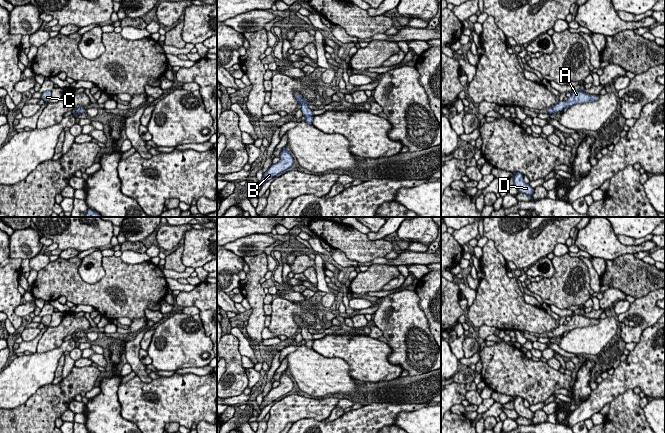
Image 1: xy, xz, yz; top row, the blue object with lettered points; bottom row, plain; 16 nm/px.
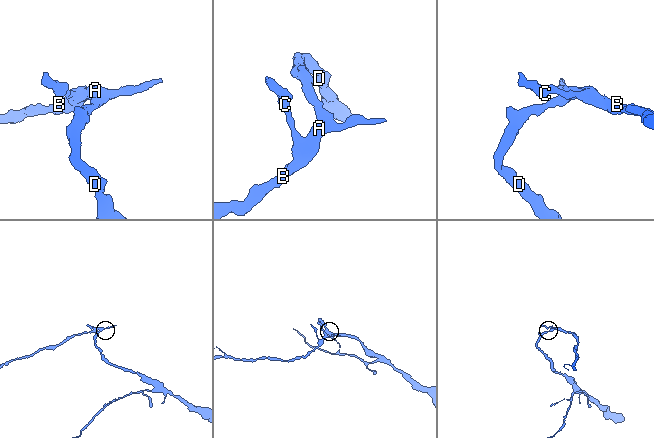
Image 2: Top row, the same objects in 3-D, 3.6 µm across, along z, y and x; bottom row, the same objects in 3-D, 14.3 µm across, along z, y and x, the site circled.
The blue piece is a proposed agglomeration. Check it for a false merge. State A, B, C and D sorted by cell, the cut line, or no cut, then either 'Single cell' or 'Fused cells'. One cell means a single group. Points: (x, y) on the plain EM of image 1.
Groups: A B C D. No split. Single cell

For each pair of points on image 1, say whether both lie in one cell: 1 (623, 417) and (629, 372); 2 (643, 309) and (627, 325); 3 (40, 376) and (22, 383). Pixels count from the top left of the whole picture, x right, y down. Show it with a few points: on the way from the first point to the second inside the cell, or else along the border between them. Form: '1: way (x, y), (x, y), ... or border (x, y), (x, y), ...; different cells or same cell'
1: border (632, 388), (627, 388), (610, 403); different cells
2: way (639, 313), (631, 321); same cell
3: way (36, 376), (29, 376), (26, 379); same cell

